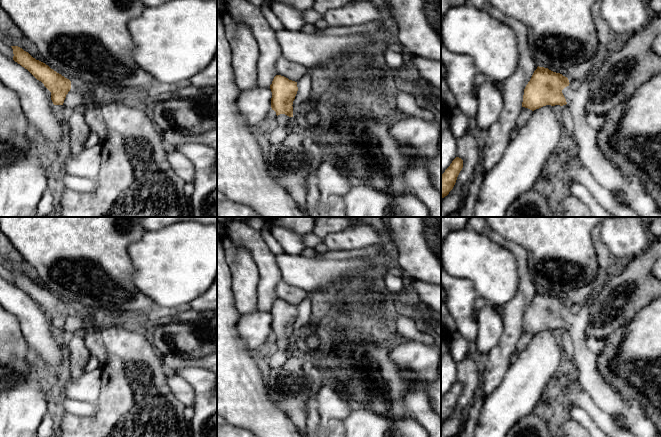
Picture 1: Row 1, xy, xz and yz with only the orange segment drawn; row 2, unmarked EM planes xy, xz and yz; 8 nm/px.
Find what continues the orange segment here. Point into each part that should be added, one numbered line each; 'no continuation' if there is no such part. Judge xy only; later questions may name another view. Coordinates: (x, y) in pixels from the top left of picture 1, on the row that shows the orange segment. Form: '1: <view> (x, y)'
no continuation

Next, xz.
1: xz (284, 122)

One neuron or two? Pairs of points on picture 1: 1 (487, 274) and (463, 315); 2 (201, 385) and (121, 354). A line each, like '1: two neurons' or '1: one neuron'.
1: two neurons
2: two neurons

